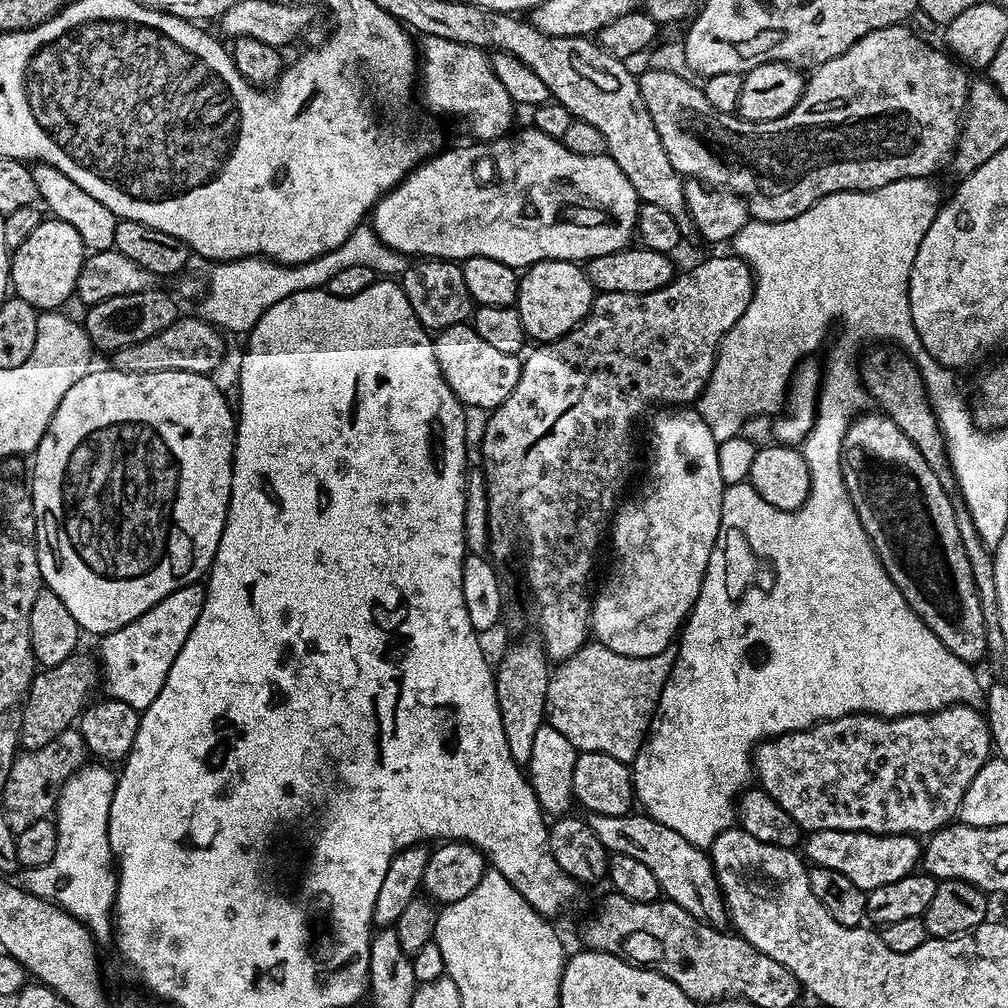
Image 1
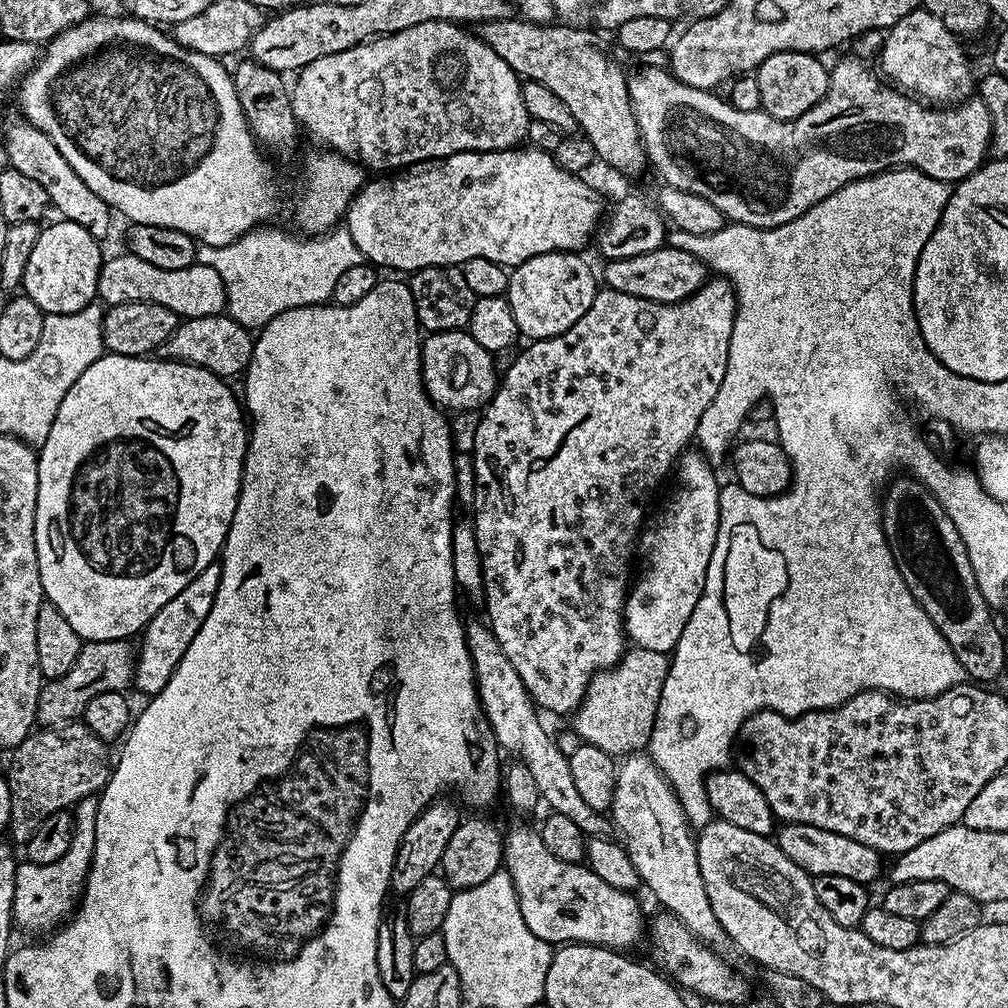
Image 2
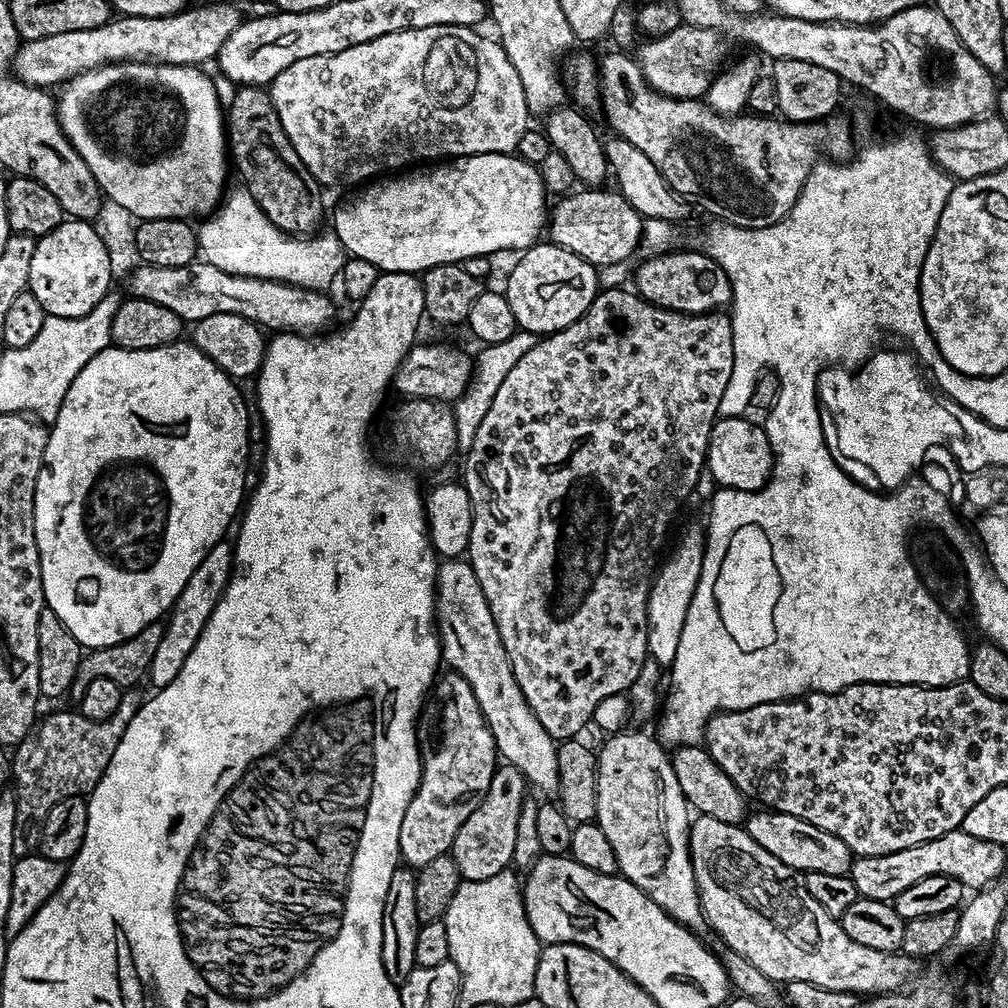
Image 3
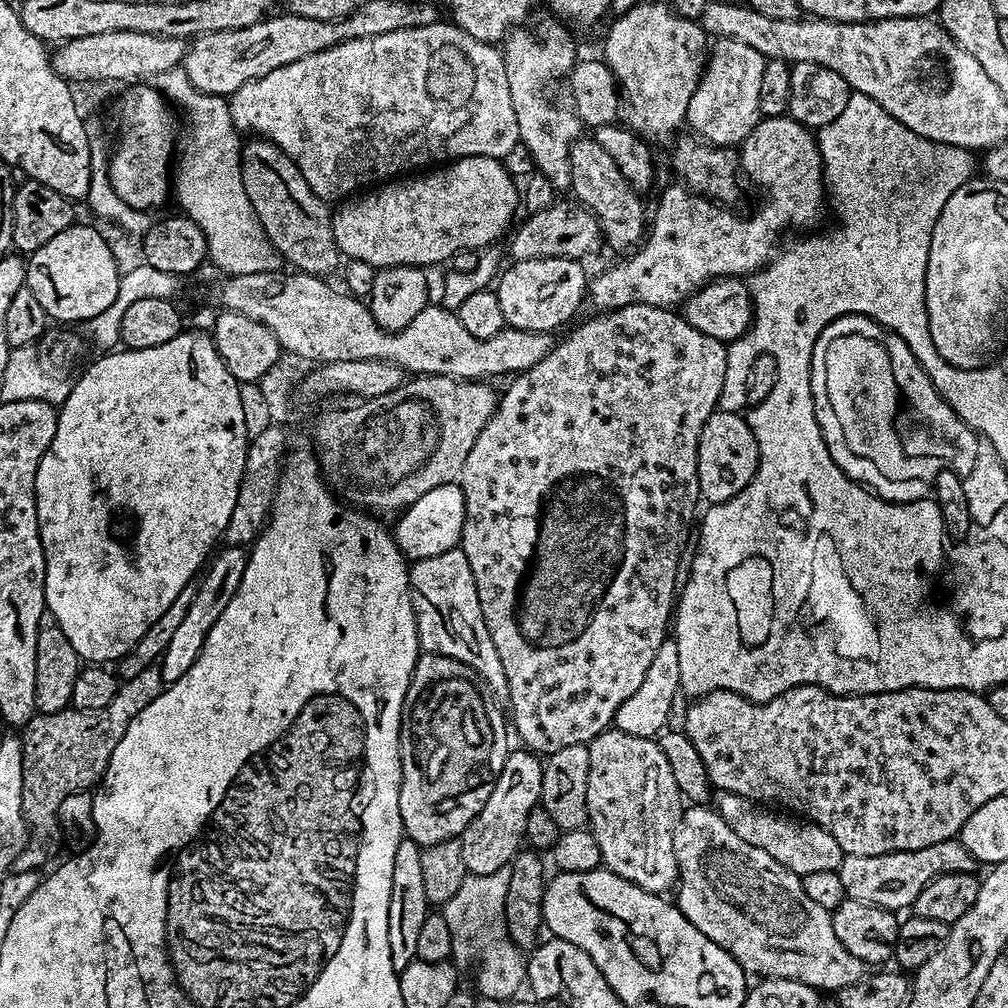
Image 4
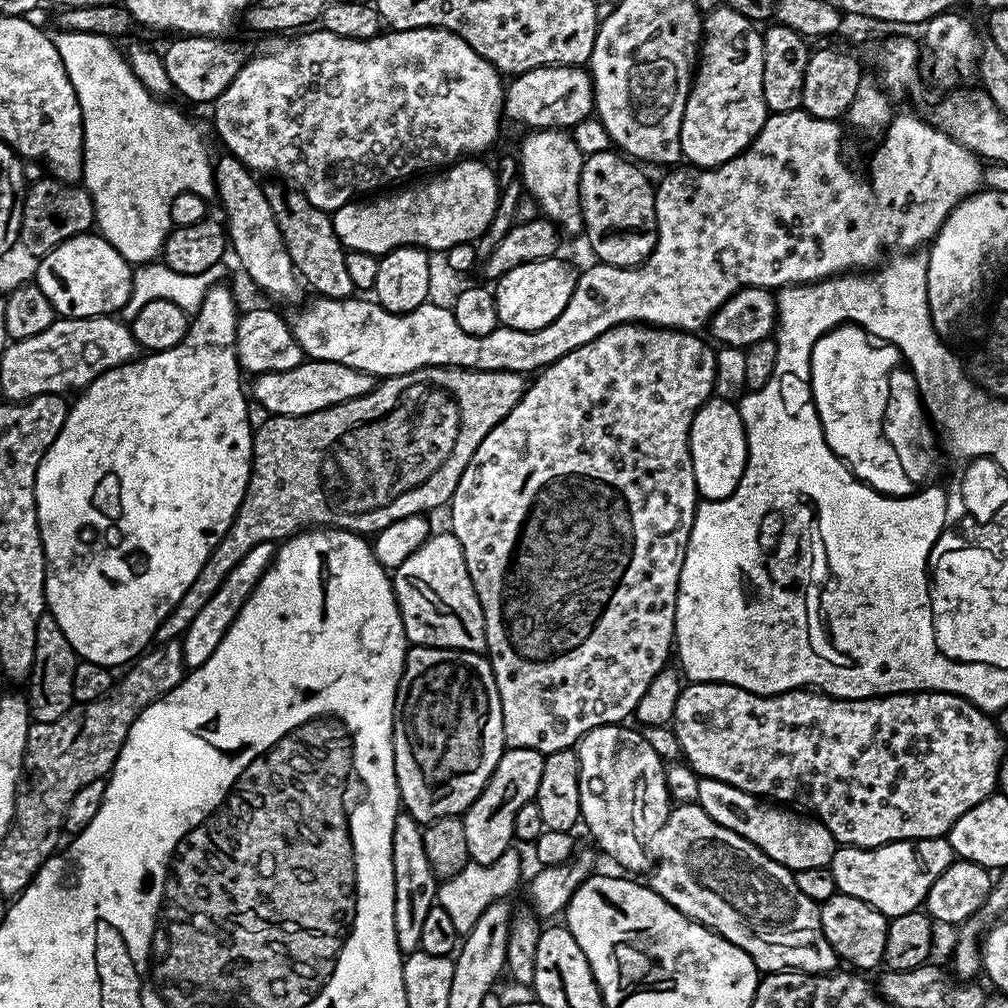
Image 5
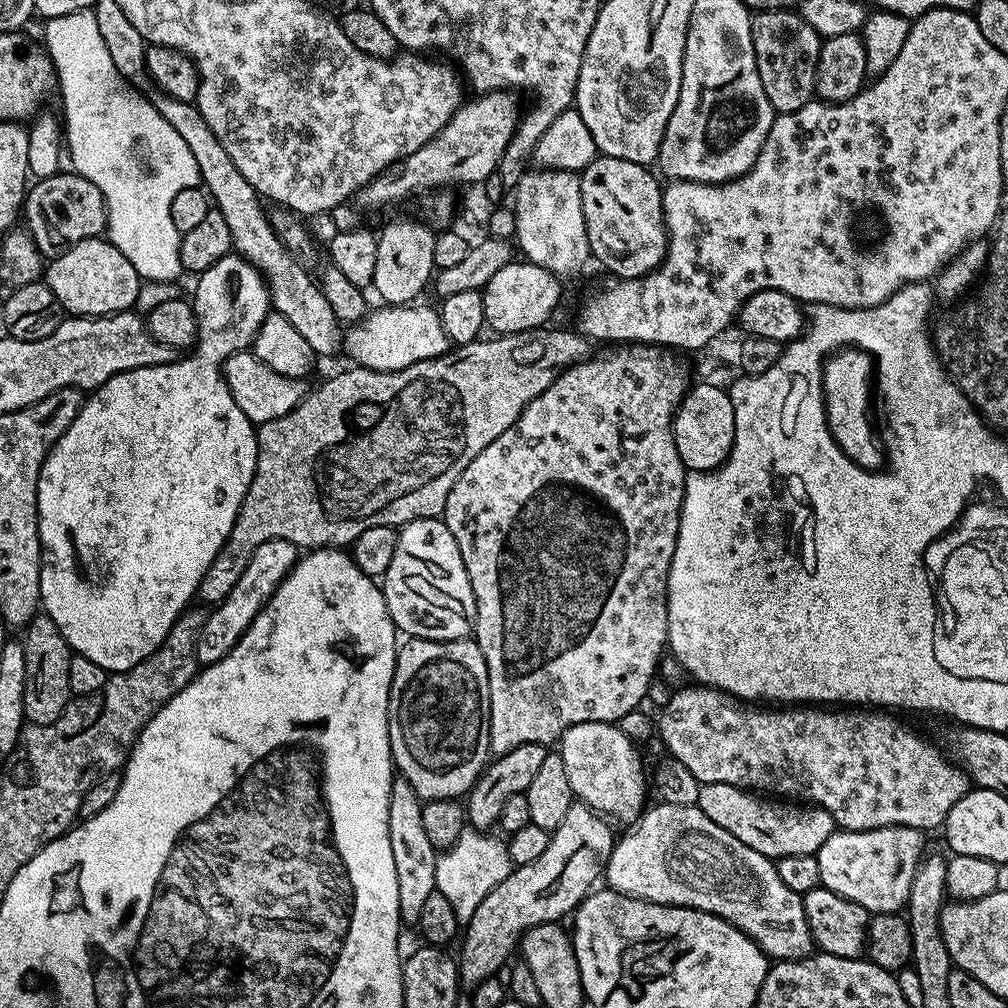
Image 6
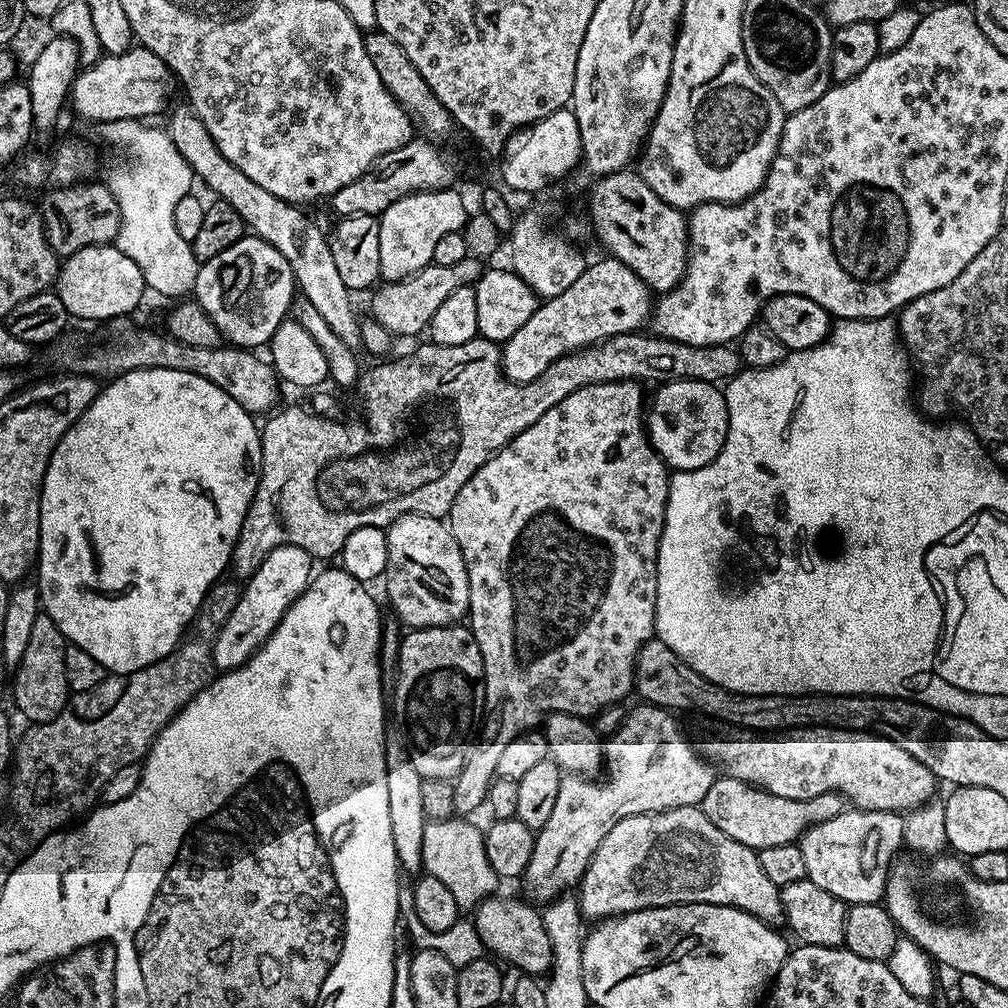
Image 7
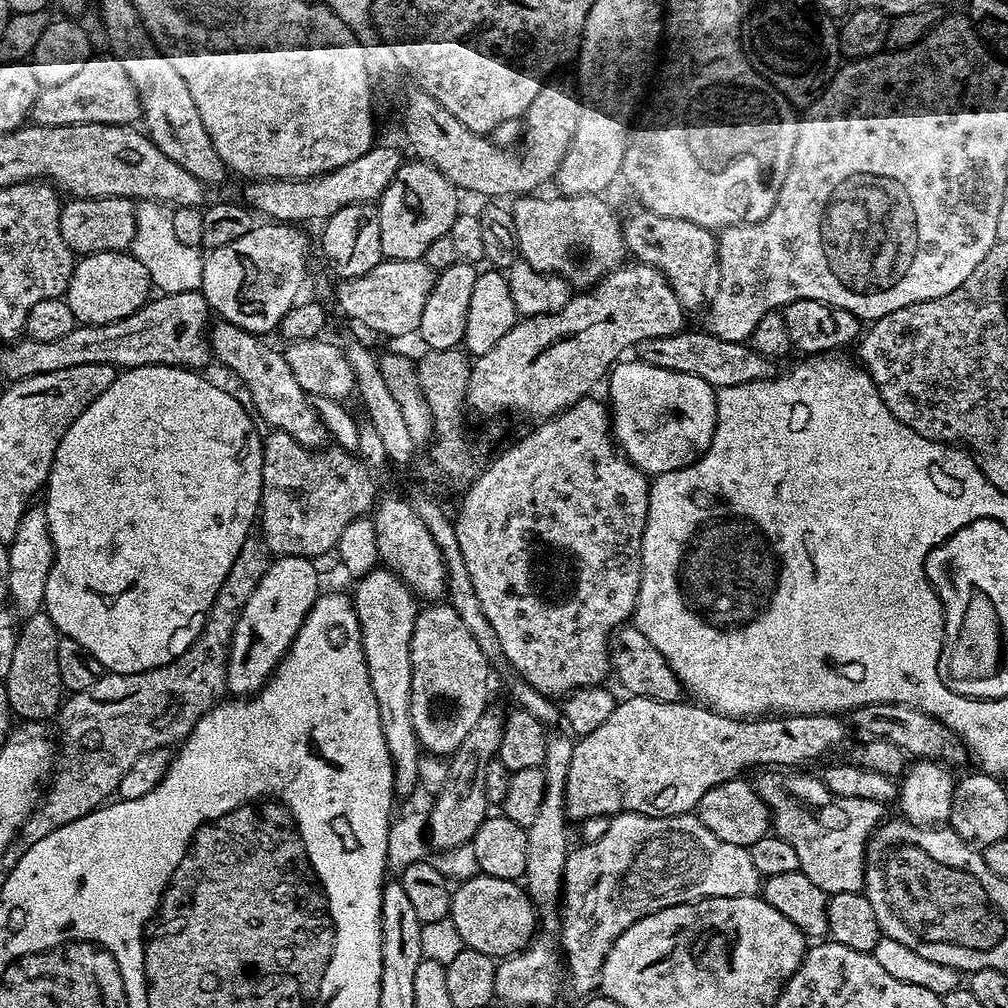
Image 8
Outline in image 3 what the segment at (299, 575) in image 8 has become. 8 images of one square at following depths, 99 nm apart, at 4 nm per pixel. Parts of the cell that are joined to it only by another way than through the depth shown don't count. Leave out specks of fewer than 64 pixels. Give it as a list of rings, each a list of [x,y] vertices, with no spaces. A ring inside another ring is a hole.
[[[228,542],[214,545],[205,554],[204,561],[200,563],[198,570],[194,570],[194,574],[190,574],[190,582],[186,582],[182,594],[172,605],[170,615],[164,624],[164,633],[162,642],[158,646],[158,654],[154,654],[154,662],[150,669],[150,681],[152,680],[151,687],[153,689],[159,690],[170,686],[170,682],[174,682],[174,678],[178,678],[178,670],[182,670],[186,658],[190,658],[190,650],[194,650],[194,642],[198,642],[210,614],[214,614],[214,606],[218,606],[228,585],[228,579],[232,576],[232,549],[233,545]]]

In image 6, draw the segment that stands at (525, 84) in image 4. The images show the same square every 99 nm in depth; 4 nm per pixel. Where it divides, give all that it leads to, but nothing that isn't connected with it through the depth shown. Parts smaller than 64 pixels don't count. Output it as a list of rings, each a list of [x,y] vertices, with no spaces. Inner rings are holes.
[[[557,168],[532,171],[525,171],[514,189],[515,243],[518,248],[520,243],[527,263],[542,266],[558,278],[572,276],[590,260],[580,177],[575,172],[563,172]]]

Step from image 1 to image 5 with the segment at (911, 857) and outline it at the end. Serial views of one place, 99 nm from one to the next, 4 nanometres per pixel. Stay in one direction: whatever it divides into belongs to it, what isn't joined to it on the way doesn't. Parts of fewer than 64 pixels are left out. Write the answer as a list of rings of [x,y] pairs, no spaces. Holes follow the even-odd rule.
[[[700,778],[695,782],[695,803],[706,810],[706,814],[710,814],[710,818],[714,818],[718,826],[734,830],[734,834],[746,838],[746,842],[762,850],[762,854],[766,854],[783,868],[788,868],[795,874],[798,870],[814,870],[831,865],[838,845],[830,830],[826,830],[820,820],[772,802],[762,802],[761,797],[752,796],[746,790],[738,790],[738,786],[730,786],[714,778]]]

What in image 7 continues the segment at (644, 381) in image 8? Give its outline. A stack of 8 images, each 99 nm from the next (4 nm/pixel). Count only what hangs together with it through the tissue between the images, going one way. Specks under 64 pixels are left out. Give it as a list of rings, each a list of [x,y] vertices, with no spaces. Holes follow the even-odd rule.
[[[669,380],[657,388],[660,389],[653,396],[651,393],[650,403],[646,408],[648,443],[654,446],[654,450],[664,459],[669,469],[677,472],[698,470],[710,464],[722,450],[728,433],[728,411],[723,391],[710,382],[697,380]]]

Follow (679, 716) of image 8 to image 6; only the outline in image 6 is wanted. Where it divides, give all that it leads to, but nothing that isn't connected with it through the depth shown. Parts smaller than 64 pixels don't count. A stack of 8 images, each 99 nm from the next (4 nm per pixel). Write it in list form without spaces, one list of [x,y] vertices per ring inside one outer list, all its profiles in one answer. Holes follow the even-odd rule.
[[[574,802],[570,810],[566,810],[566,818],[551,829],[542,855],[534,858],[534,862],[513,867],[510,875],[482,898],[478,910],[474,910],[474,918],[467,920],[459,941],[458,971],[465,989],[475,989],[483,980],[493,979],[499,973],[496,971],[513,959],[512,952],[514,956],[520,937],[529,928],[560,922],[567,912],[568,915],[575,913],[588,893],[597,887],[596,879],[599,876],[601,879],[605,871],[614,843],[611,826],[599,812]]]

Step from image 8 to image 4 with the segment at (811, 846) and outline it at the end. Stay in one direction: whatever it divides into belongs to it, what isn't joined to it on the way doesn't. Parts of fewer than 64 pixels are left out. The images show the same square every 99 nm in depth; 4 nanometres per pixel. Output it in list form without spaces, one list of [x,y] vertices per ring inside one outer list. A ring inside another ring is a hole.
[[[953,838],[934,846],[926,846],[922,850],[891,852],[881,856],[845,856],[838,871],[847,899],[864,900],[868,904],[877,904],[879,908],[908,910],[911,909],[914,898],[918,898],[922,886],[926,886],[934,878],[955,872],[975,873],[976,868],[978,862],[970,854],[970,850],[966,850],[959,839]]]

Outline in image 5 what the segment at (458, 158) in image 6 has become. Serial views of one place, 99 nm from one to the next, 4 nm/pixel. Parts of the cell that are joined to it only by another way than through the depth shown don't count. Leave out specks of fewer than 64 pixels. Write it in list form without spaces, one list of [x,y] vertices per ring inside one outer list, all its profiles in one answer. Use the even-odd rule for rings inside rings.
[[[554,64],[526,70],[507,81],[502,112],[516,124],[529,124],[532,130],[571,130],[580,120],[593,115],[592,77],[583,67]]]

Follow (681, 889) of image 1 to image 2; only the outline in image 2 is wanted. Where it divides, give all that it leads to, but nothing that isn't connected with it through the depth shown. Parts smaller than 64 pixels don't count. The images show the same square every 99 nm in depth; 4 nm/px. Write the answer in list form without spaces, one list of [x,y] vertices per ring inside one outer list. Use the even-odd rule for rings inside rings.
[[[484,622],[481,624],[469,623],[466,628],[466,635],[468,648],[472,652],[472,665],[476,671],[476,691],[480,694],[480,705],[484,707],[484,715],[490,722],[497,744],[505,753],[517,752],[520,755],[519,759],[530,770],[530,774],[534,774],[534,782],[538,785],[541,801],[545,805],[549,804],[549,809],[552,812],[566,814],[566,818],[571,818],[584,831],[585,837],[608,836],[610,832],[609,817],[603,811],[586,806],[586,802],[582,802],[582,794],[578,794],[578,786],[574,786],[574,774],[570,774],[568,757],[562,754],[562,750],[555,742],[553,733],[548,733],[540,725],[540,720],[536,717],[538,709],[532,696],[526,690],[522,678],[518,678],[518,670],[514,670],[510,658],[506,658],[506,654],[500,648],[498,638],[493,634],[491,627]]]

